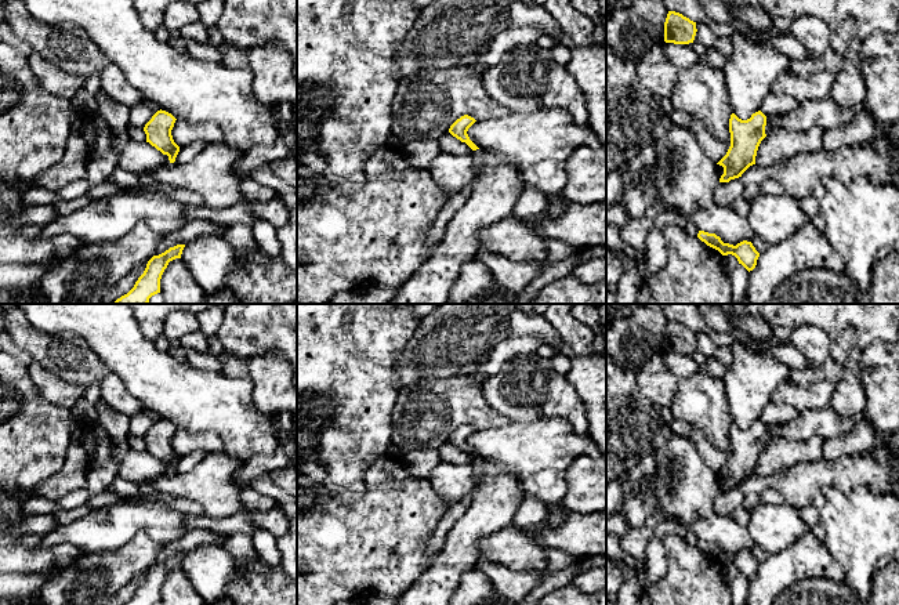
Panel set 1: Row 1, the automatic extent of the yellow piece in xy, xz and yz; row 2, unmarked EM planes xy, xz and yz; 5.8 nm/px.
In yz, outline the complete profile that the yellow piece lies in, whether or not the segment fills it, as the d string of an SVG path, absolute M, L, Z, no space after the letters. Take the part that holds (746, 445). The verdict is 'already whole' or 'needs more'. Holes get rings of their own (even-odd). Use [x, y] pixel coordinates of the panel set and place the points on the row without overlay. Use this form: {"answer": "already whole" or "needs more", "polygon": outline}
{"answer": "needs more", "polygon": "M768 403L758 421L750 428L742 430L735 423L729 428L731 456L726 464L717 472L724 477L719 492L742 486L753 474L761 450L766 446L766 427L794 420L800 416L798 409L790 405Z"}

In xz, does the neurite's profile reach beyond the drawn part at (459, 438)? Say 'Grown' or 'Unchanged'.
Grown

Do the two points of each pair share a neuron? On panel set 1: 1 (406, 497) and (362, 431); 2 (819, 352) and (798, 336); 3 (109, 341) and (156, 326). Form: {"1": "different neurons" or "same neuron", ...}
{"1": "different neurons", "2": "same neuron", "3": "different neurons"}

